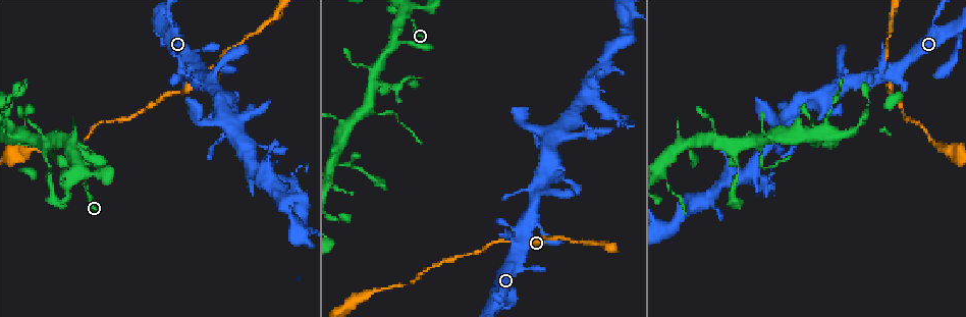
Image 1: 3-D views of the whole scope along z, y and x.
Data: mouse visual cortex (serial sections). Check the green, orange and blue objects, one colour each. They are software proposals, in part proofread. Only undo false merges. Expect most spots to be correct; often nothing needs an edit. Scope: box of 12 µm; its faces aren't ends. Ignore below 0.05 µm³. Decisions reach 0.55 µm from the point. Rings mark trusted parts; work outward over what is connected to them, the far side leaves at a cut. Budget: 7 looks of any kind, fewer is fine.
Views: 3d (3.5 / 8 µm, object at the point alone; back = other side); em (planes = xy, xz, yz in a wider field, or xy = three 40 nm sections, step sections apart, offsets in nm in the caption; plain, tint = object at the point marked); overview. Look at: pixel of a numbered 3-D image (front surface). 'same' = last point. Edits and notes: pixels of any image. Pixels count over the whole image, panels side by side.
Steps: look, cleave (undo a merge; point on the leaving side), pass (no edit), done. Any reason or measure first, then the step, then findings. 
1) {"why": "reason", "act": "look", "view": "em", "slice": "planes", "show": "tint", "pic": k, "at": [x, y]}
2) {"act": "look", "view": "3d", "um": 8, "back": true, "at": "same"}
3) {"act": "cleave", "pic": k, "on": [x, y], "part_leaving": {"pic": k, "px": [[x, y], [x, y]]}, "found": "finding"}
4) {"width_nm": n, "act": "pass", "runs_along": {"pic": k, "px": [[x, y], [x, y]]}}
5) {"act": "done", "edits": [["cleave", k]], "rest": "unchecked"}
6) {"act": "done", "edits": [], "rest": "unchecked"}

{"why": "a narrow waist", "act": "look", "view": "3d", "um": 3.5, "back": true, "pic": 1, "at": [510, 242]}

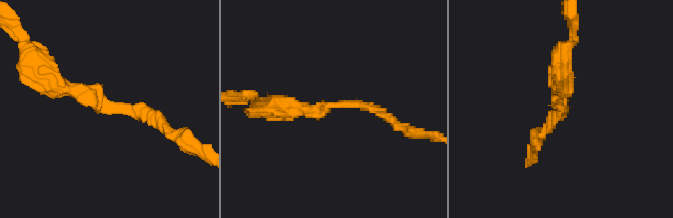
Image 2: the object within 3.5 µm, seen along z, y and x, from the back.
{"arm_widths_nm": [150, 250], "why": "shape alone is not enough", "act": "look", "view": "em", "slice": "xy", "step": 1, "show": "tint", "pic": 2, "at": [563, 106]}

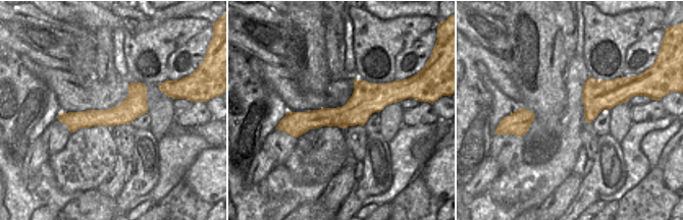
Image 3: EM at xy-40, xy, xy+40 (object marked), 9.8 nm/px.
{"act": "look", "view": "em", "slice": "planes", "show": "tint", "at": "same"}

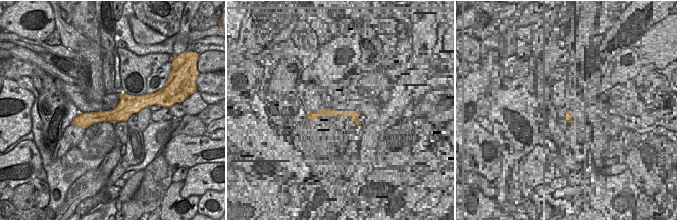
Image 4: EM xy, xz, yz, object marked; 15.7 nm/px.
{"act": "pass", "runs_along": {"pic": 4, "px": [[143, 104], [80, 117]]}, "found": "all the same cell"}

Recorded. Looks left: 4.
{"why": "sharp bend", "act": "look", "view": "3d", "um": 3.5, "pic": 1, "at": [666, 175]}

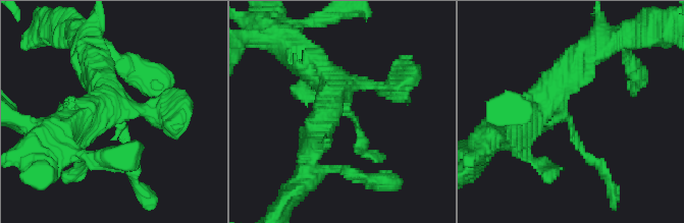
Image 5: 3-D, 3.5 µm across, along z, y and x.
{"why": "need the tissue", "act": "look", "view": "em", "slice": "xy", "step": 2, "show": "tint", "pic": 5, "at": [566, 117]}

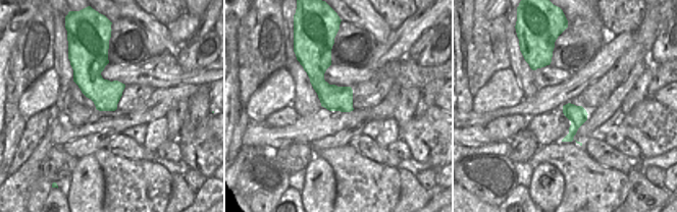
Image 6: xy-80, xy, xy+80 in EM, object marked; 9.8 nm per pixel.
{"act": "pass", "runs_along": {"pic": 5, "px": [[135, 167], [97, 66]]}, "found": "one cell here"}

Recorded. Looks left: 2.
{"why": "calibre changes", "act": "look", "view": "3d", "um": 3.5, "pic": 1, "at": [756, 141]}

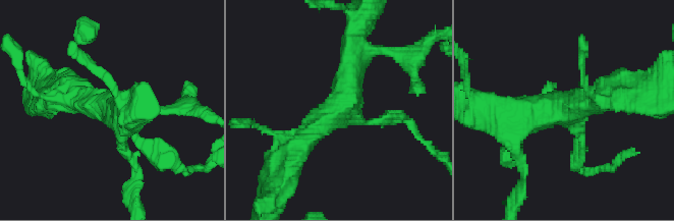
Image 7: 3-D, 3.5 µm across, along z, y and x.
{"why": "shape alone is not enough", "act": "look", "view": "em", "slice": "xy", "step": 2, "show": "tint", "pic": 7, "at": [567, 108]}

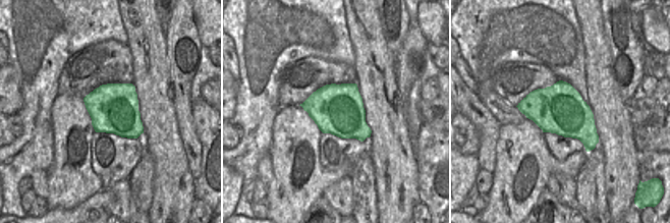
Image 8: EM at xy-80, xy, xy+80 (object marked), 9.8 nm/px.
{"arms": 3, "act": "pass", "runs_along": {"pic": 7, "px": [[353, 46], [341, 106], [288, 150]]}, "found": "all the same cell"}

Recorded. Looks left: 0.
{"act": "done", "edits": [], "rest": "unchecked"}

